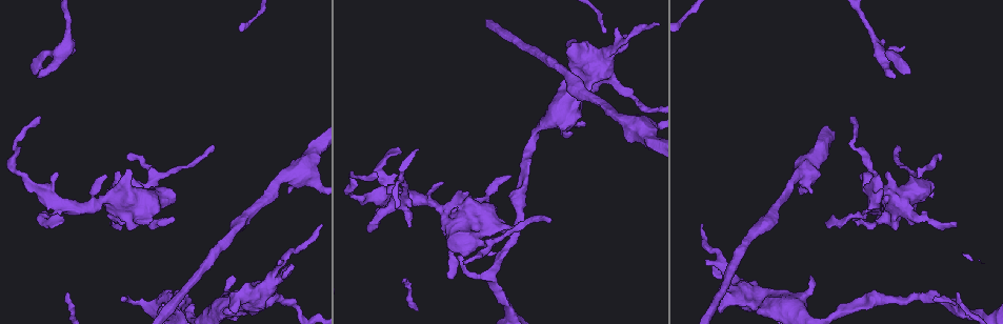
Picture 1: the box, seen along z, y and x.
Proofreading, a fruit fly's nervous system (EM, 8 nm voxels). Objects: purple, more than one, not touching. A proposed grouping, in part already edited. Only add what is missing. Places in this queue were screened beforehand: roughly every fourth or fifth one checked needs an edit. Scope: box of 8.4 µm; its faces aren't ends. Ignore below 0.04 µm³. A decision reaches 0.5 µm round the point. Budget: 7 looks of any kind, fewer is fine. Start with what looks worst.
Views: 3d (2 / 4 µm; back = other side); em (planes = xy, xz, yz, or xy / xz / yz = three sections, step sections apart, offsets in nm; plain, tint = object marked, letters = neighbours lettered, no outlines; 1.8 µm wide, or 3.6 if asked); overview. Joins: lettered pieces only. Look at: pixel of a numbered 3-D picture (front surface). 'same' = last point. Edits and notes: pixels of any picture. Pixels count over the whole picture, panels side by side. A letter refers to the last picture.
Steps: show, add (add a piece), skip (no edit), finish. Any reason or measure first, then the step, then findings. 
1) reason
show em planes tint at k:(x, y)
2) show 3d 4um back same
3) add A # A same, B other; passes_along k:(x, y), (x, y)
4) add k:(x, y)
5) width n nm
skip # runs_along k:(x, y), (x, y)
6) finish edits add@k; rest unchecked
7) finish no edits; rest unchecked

an open end
show 3d 4um at 1:(905, 46)

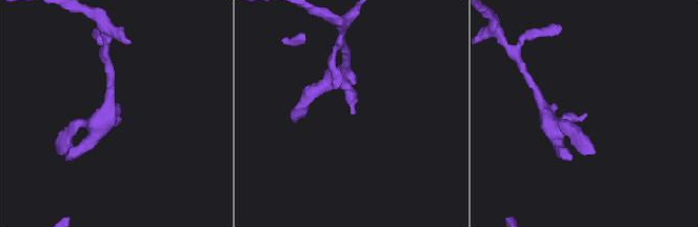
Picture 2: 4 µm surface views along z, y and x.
show em planes letters at 2:(353, 114)

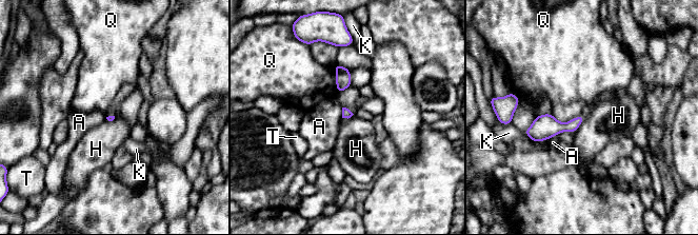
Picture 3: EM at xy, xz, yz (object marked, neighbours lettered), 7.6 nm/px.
skip # A other, H other, K other, Q other, T other; border 3:(585, 118), (574, 132); no lettered piece goes on from it

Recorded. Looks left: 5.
thick end
show em xy step 4 tint at 1:(55, 171)

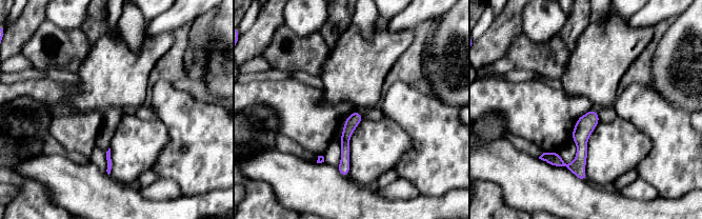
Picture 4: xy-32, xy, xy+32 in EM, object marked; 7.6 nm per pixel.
another direction
show em planes letters same

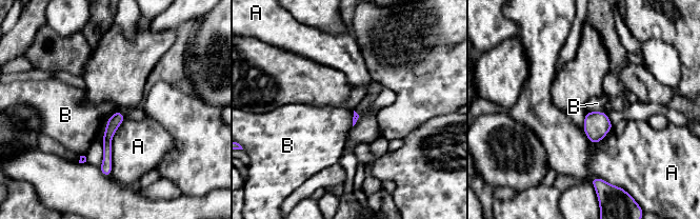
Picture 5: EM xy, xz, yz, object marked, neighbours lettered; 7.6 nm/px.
skip # A other, B other; no lettered piece goes on from it

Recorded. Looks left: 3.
a fork
show em 3.6um planes letters at 1:(263, 287)

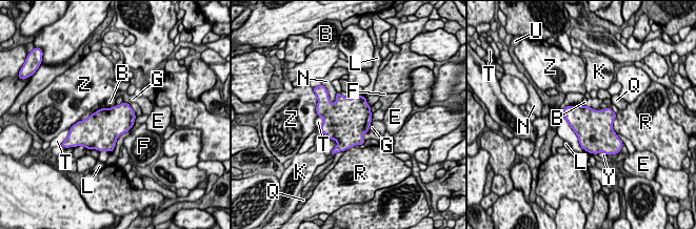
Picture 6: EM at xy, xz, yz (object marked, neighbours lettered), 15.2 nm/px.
skip # B other, E other, F other, G other, K other, L other, N other, Q other, R other, T other, U other, Y other, Z other; no lettered piece goes on from it

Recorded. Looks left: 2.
finish no edits; rest unchecked

